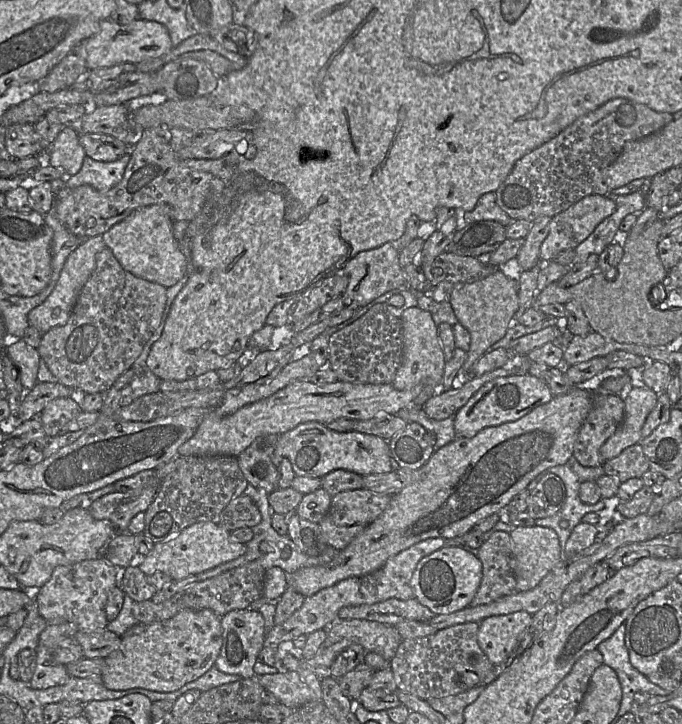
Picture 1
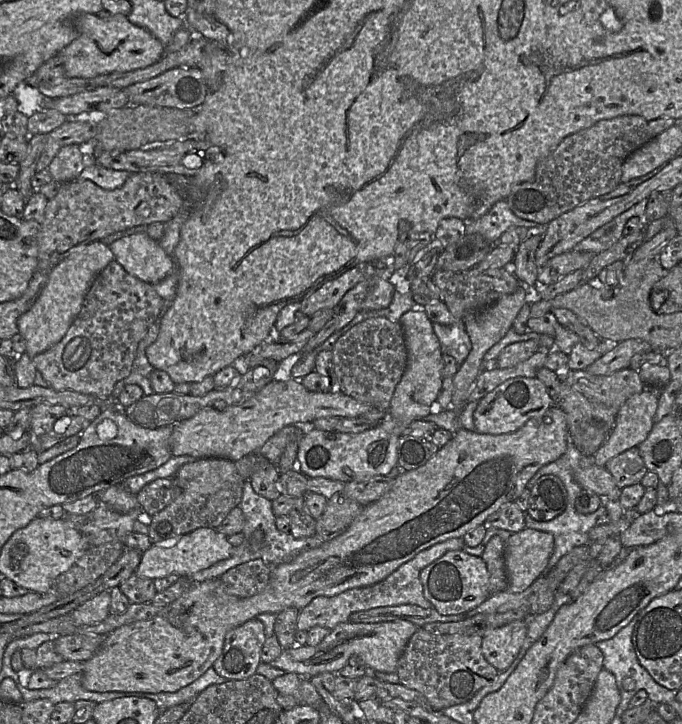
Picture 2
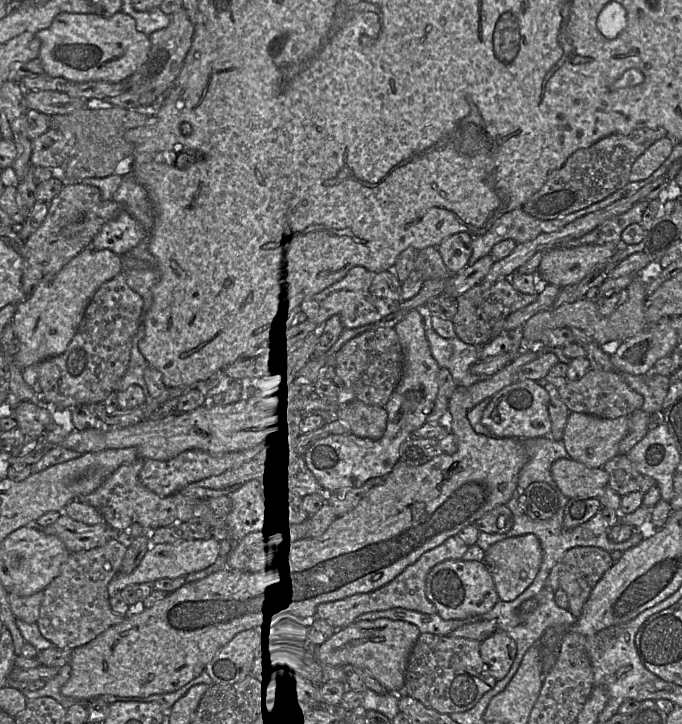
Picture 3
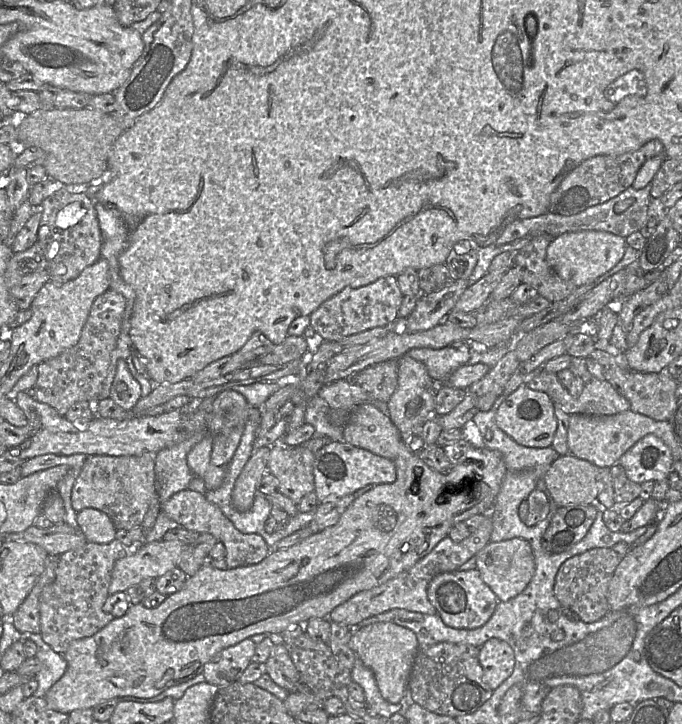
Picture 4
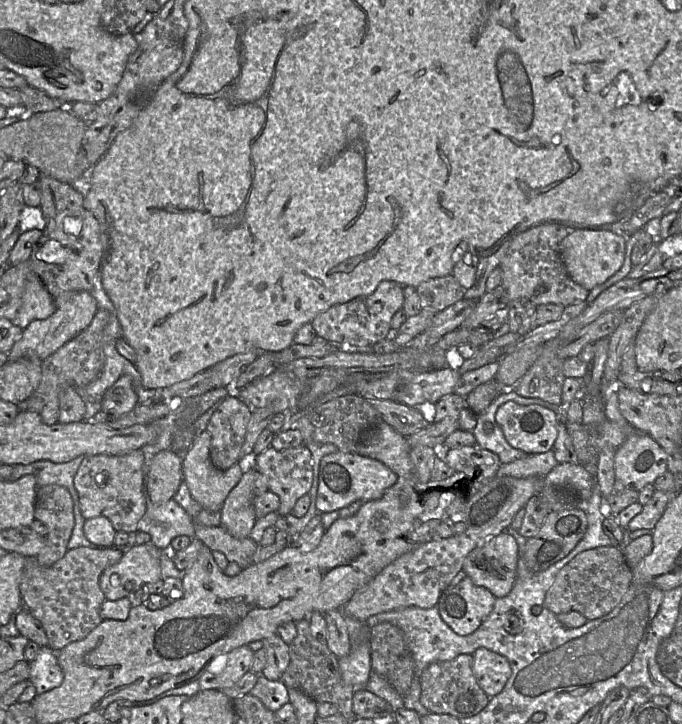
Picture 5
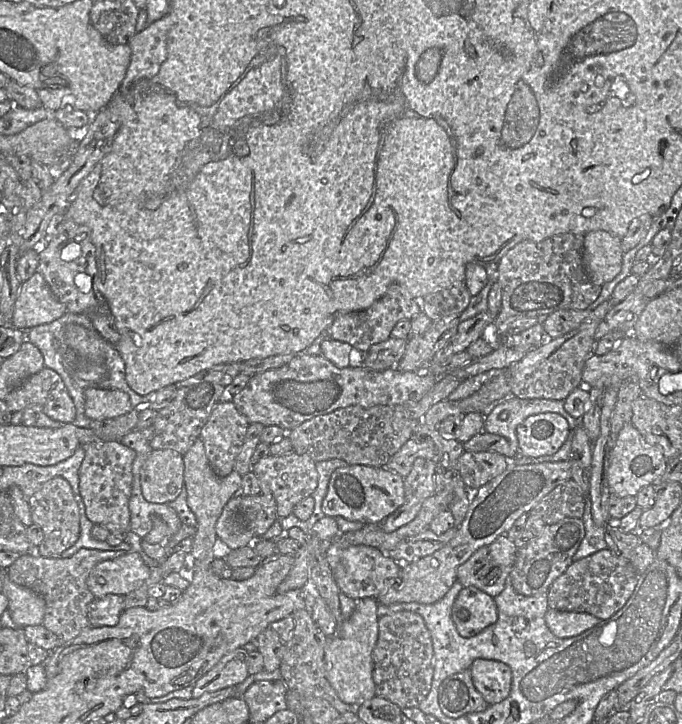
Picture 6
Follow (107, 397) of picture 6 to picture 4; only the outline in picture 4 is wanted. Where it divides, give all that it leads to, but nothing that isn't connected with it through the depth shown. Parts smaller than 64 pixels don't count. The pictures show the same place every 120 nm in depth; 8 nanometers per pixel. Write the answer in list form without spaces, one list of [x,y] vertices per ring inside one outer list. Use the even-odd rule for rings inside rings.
[[[124,360],[117,362],[117,372],[109,397],[126,411],[131,411],[142,398],[141,386],[130,373]]]

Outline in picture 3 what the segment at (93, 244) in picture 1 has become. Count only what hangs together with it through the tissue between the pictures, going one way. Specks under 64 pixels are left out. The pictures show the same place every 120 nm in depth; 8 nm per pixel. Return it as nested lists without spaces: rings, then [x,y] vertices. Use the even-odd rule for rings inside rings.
[[[84,249],[55,274],[39,283],[25,300],[17,304],[11,321],[20,342],[14,363],[23,370],[30,365],[62,354],[76,334],[85,310],[96,291],[122,272],[121,257],[104,249]]]

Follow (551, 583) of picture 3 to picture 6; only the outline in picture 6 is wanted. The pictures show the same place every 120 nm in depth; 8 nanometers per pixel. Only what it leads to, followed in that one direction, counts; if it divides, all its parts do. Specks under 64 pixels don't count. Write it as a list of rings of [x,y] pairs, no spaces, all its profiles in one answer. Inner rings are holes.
[[[609,548],[599,550],[587,557],[574,561],[548,590],[548,606],[558,611],[588,613],[600,620],[606,620],[619,611],[630,598],[637,585],[638,575],[631,563],[615,555]]]

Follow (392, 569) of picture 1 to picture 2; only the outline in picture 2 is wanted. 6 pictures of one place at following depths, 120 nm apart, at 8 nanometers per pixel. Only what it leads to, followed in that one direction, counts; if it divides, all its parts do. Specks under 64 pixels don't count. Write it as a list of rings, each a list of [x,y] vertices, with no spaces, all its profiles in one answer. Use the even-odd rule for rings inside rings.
[[[463,538],[448,539],[422,550],[411,560],[399,566],[385,579],[373,585],[352,588],[332,597],[319,596],[314,598],[305,608],[300,610],[297,619],[297,630],[308,631],[315,626],[325,627],[332,630],[338,624],[349,621],[349,617],[352,613],[377,607],[397,606],[402,604],[413,604],[422,608],[433,607],[424,596],[423,586],[419,578],[420,572],[423,568],[443,556],[448,551],[463,550],[464,546]]]

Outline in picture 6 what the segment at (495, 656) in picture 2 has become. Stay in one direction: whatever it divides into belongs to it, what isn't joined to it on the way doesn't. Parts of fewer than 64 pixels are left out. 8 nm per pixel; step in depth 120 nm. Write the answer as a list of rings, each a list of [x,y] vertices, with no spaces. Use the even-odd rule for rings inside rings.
[[[475,659],[470,667],[473,684],[489,704],[506,699],[511,691],[512,670],[504,662],[492,659]]]

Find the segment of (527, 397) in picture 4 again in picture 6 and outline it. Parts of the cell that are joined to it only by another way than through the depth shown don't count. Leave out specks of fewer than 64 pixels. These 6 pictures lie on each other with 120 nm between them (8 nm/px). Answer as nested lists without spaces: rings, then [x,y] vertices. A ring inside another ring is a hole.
[[[547,412],[527,417],[516,434],[518,453],[537,458],[555,454],[566,442],[570,427],[560,414]]]

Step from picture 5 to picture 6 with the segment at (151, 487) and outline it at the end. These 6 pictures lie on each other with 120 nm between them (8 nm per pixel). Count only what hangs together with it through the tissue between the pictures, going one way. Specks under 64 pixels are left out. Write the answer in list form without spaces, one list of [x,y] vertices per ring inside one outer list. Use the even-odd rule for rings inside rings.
[[[171,449],[152,450],[140,475],[143,497],[150,503],[175,500],[184,485],[183,455]]]

